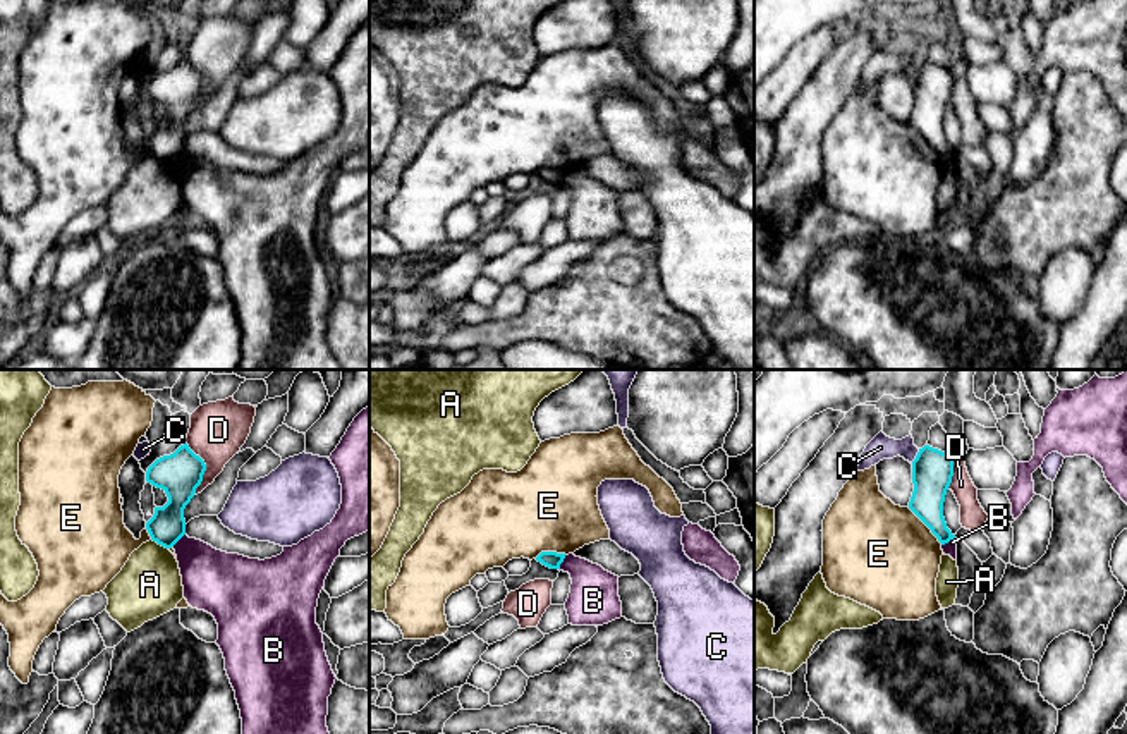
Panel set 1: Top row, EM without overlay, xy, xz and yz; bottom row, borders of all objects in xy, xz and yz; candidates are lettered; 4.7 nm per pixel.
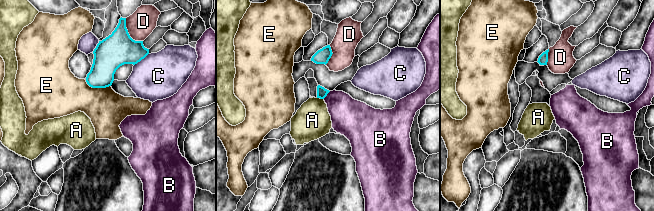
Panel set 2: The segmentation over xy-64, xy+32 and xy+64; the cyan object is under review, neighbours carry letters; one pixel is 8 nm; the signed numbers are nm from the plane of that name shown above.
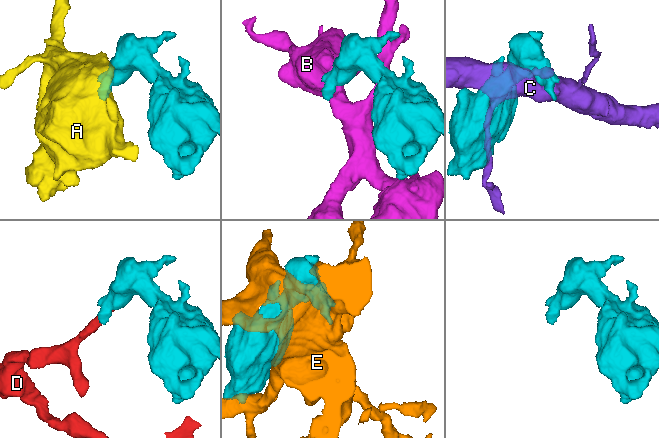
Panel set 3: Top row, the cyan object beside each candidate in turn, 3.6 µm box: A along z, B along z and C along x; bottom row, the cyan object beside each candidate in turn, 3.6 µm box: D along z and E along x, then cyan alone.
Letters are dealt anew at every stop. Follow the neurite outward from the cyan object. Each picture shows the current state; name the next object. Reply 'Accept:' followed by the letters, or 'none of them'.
Accept: none of them

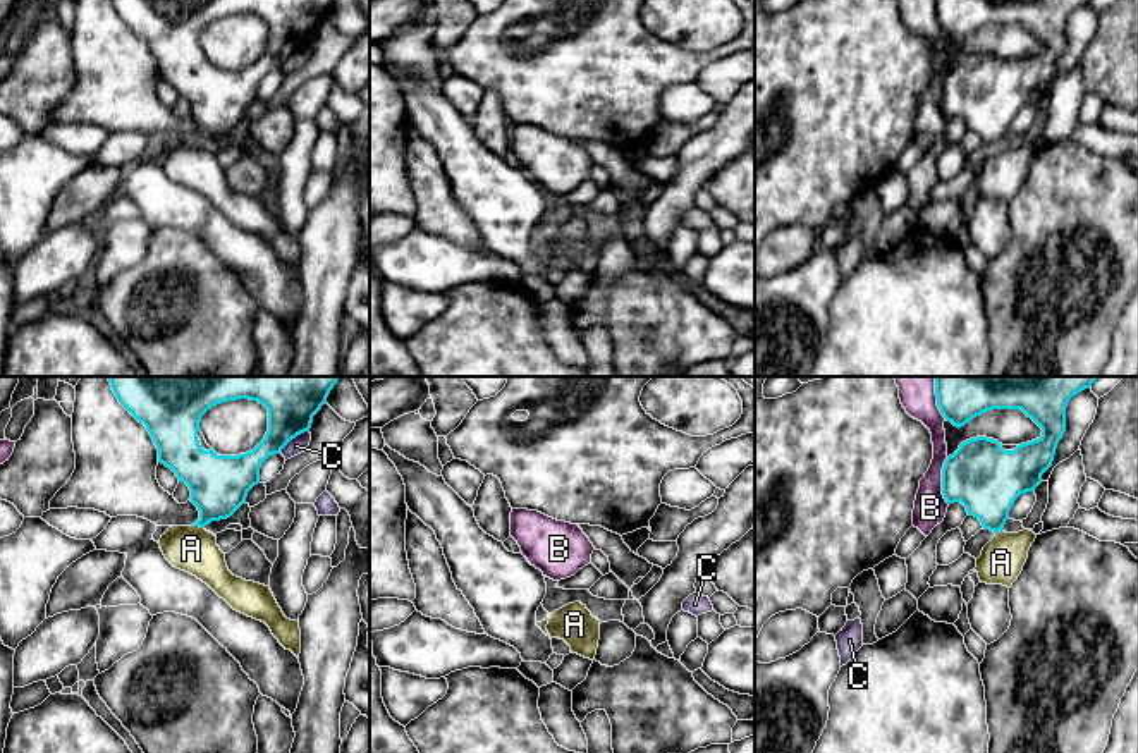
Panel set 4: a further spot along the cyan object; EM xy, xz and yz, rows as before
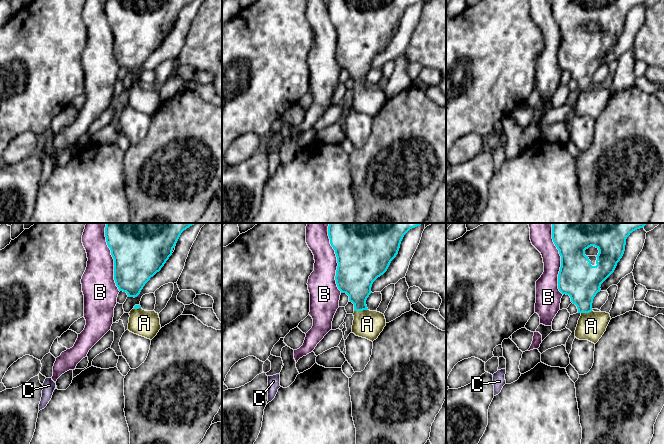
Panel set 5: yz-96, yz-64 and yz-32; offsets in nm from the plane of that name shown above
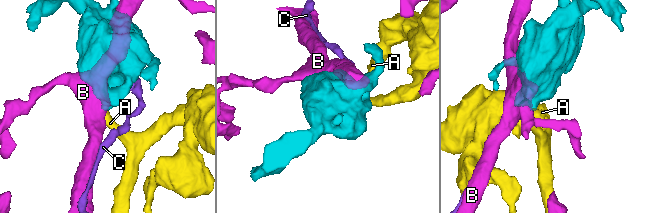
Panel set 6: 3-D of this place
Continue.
Accept: A

